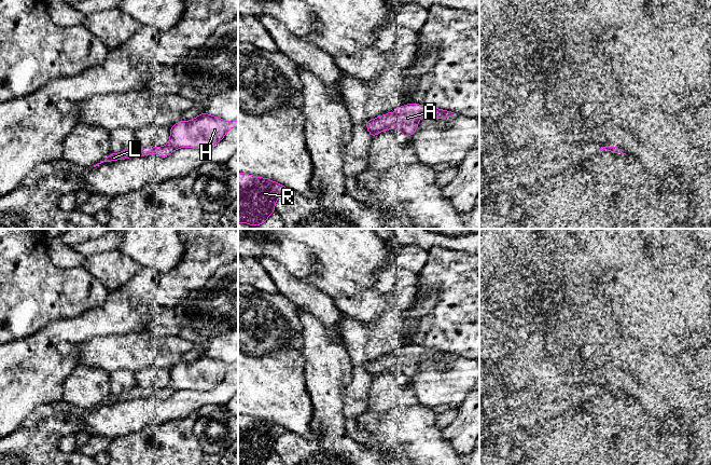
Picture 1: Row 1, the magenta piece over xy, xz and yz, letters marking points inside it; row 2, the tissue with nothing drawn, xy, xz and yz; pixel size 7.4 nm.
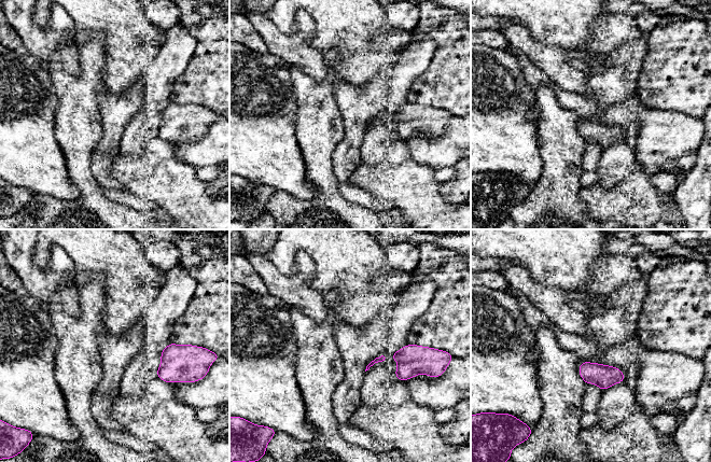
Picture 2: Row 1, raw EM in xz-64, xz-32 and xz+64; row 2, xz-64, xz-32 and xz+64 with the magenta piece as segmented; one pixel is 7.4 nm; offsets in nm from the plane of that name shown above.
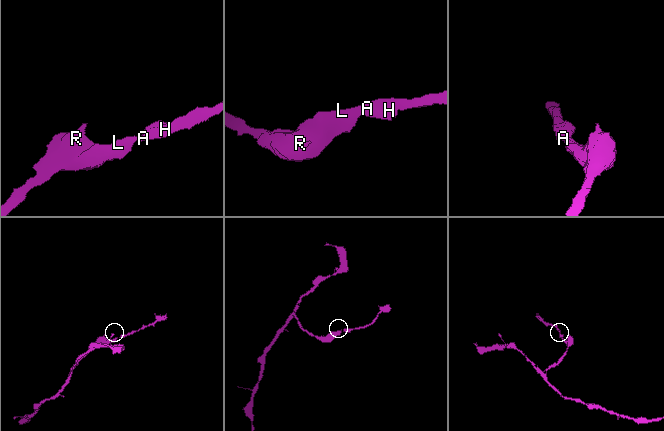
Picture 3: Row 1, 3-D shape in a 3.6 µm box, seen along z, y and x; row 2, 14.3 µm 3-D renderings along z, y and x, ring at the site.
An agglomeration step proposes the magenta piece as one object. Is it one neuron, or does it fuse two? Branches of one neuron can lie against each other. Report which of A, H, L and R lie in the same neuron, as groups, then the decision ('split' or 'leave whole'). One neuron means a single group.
A H L R; leave whole

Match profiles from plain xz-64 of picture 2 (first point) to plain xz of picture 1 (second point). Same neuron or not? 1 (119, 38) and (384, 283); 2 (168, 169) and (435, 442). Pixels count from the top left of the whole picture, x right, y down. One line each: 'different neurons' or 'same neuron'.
1: different neurons
2: same neuron

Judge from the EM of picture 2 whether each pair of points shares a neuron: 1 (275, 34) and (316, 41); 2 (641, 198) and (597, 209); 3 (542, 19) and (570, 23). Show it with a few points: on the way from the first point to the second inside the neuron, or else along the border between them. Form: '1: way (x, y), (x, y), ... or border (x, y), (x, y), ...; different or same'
1: border (304, 39), (309, 46), (317, 48), (321, 53); different
2: way (630, 202), (608, 205); same
3: way (548, 19), (563, 20); same

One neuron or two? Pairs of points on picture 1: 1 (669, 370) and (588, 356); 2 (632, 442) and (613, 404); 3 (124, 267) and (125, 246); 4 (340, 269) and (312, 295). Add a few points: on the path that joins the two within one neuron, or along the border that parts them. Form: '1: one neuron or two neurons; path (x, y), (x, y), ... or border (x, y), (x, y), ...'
1: one neuron; path (649, 366), (633, 360), (621, 351), (609, 350)
2: two neurons; border (603, 416), (615, 425), (632, 429)
3: two neurons; border (117, 249), (143, 267)
4: two neurons; border (296, 276), (322, 289), (331, 297)

